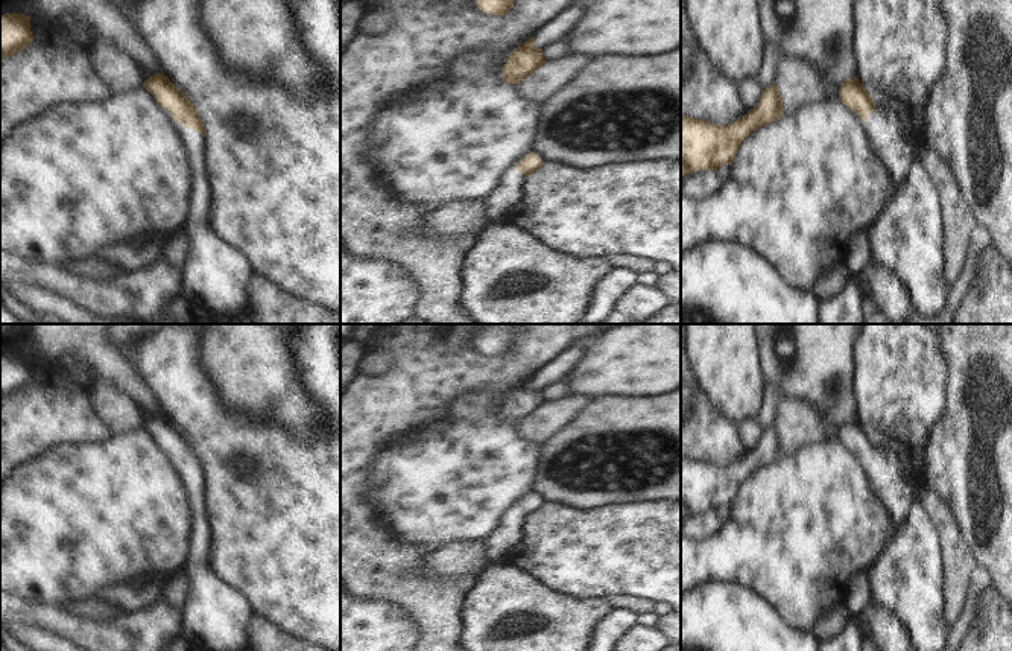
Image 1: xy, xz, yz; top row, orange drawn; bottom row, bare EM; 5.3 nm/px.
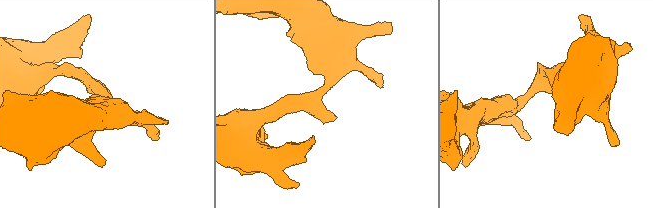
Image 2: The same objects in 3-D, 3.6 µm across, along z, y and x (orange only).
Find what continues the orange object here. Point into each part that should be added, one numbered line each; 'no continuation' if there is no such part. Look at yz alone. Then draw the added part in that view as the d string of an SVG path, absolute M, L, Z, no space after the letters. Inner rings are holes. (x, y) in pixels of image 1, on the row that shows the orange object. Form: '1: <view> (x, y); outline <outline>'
1: yz (898, 146); outline M887 106L874 110L865 125L877 154L890 166L895 183L900 186L924 148L906 128L898 113Z

